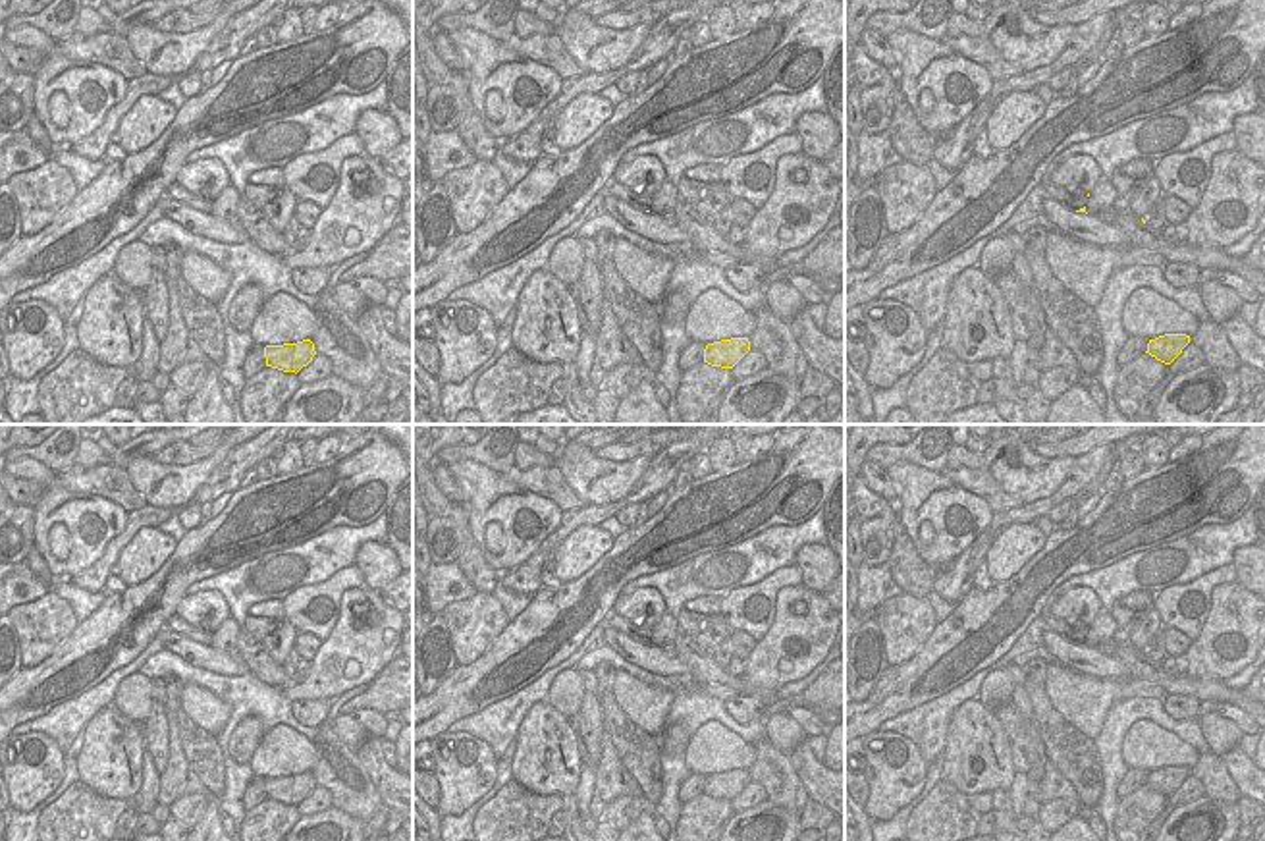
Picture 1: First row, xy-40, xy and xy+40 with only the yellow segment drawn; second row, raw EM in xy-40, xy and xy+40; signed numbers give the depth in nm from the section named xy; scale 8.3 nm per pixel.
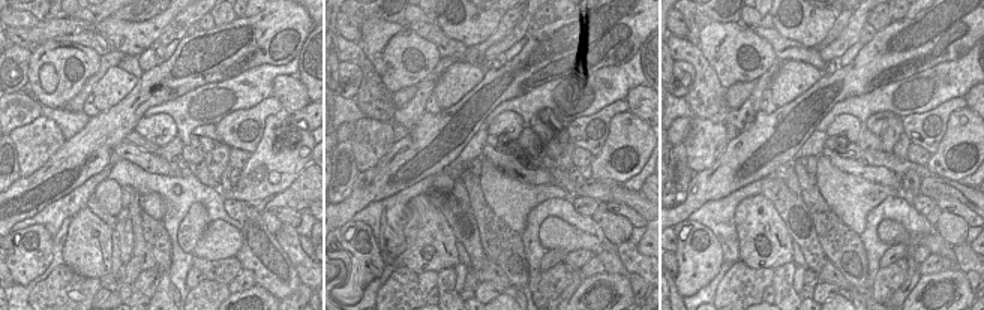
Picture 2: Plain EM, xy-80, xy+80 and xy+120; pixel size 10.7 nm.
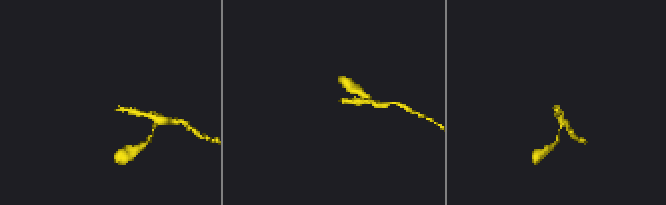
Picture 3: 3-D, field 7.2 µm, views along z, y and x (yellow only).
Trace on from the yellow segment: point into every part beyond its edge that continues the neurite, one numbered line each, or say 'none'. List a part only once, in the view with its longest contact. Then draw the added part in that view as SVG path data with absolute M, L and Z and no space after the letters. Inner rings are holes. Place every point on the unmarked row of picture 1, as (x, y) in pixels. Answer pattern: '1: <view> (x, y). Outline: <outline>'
1: xy+40 (1063, 627). Outline: M1043 613L1043 619L1045 619L1045 629L1055 631L1066 642L1076 644L1076 642L1086 638L1088 627L1084 627L1082 631L1076 633L1072 629L1072 621L1068 621L1068 619L1059 619L1059 617L1053 617L1049 613Z

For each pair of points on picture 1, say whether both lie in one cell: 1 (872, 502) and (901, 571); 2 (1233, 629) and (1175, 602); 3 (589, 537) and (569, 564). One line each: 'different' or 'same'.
1: same
2: different
3: same

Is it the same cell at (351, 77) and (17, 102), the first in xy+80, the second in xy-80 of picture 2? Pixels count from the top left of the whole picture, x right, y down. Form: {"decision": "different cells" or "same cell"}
{"decision": "different cells"}

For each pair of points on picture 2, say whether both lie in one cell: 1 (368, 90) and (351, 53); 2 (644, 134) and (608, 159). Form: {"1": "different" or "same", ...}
{"1": "same", "2": "same"}

